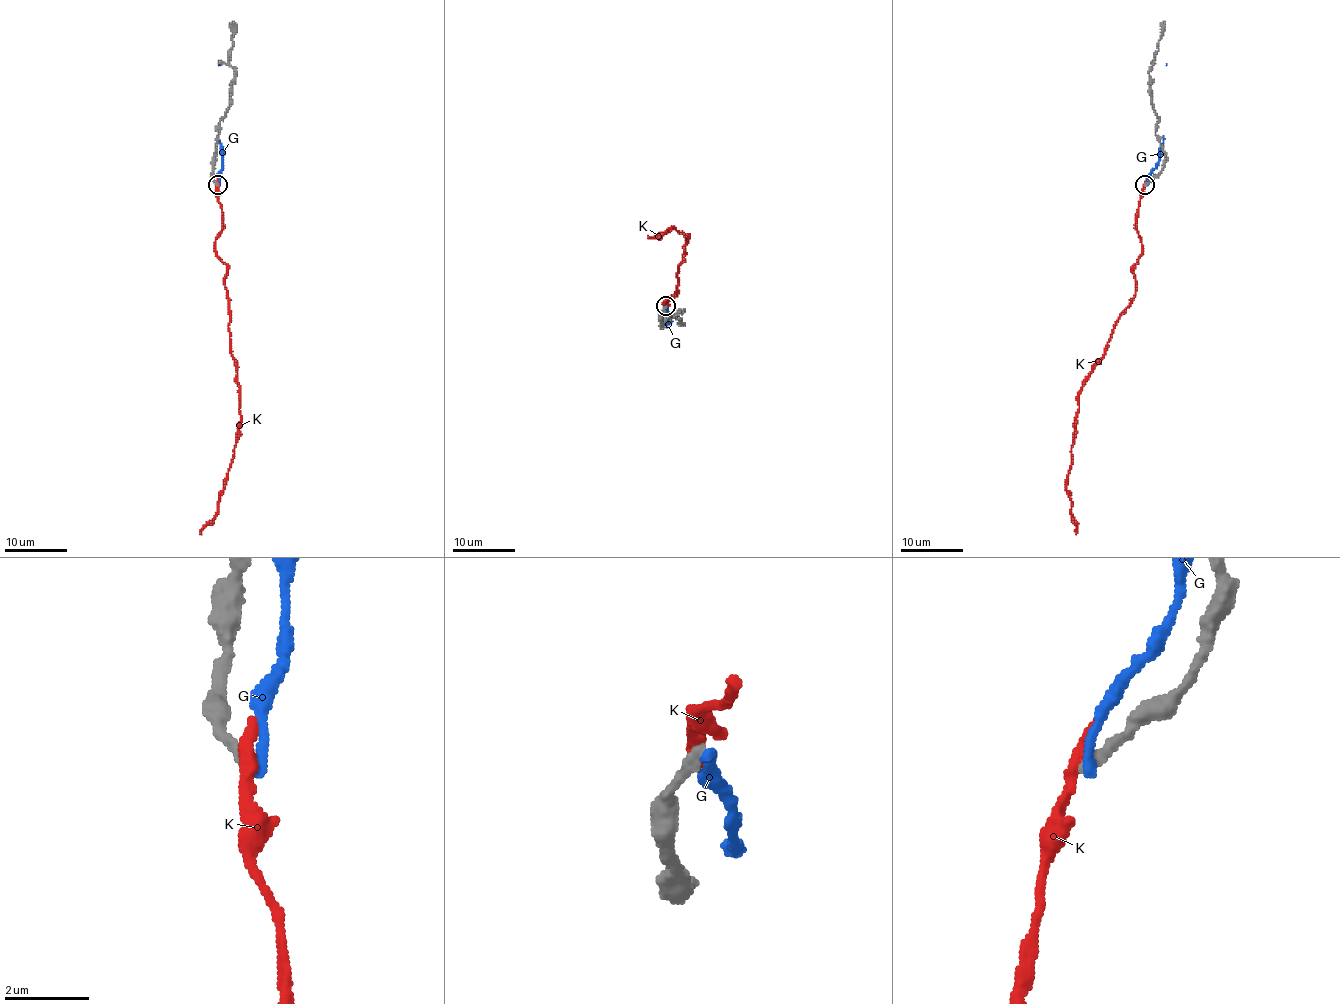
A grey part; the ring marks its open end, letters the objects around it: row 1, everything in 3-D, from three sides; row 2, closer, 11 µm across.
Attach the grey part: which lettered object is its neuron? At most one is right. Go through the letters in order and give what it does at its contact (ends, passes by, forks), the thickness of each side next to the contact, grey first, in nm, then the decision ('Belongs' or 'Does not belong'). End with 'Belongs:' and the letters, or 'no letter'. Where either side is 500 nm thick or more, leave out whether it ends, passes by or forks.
G: It ends there. Thickness 320 nm (grey) against 240 nm. Does not belong
K: It ends there. Thickness 320 nm (grey) against 380 nm. Does not belong
Belongs: no letter

